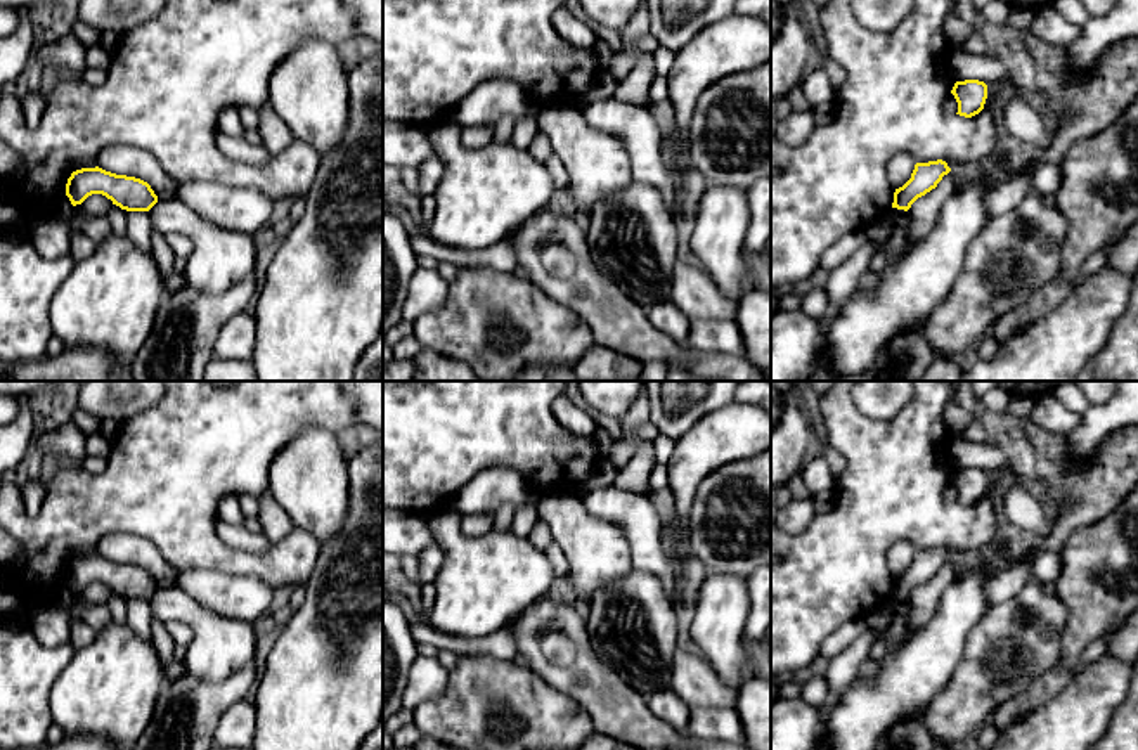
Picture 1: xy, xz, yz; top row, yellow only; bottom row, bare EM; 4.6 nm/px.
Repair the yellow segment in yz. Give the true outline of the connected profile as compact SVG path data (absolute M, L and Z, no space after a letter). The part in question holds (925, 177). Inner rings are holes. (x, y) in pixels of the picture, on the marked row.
M942 159L916 163L911 178L896 189L892 208L908 211L918 197L935 189L949 171L951 168Z

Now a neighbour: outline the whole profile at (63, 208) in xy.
M61 194L47 215L68 223L73 215L73 204L69 197L66 194Z

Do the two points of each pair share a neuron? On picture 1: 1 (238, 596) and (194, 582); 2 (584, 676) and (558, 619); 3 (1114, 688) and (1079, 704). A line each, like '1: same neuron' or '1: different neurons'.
1: same neuron
2: same neuron
3: same neuron

